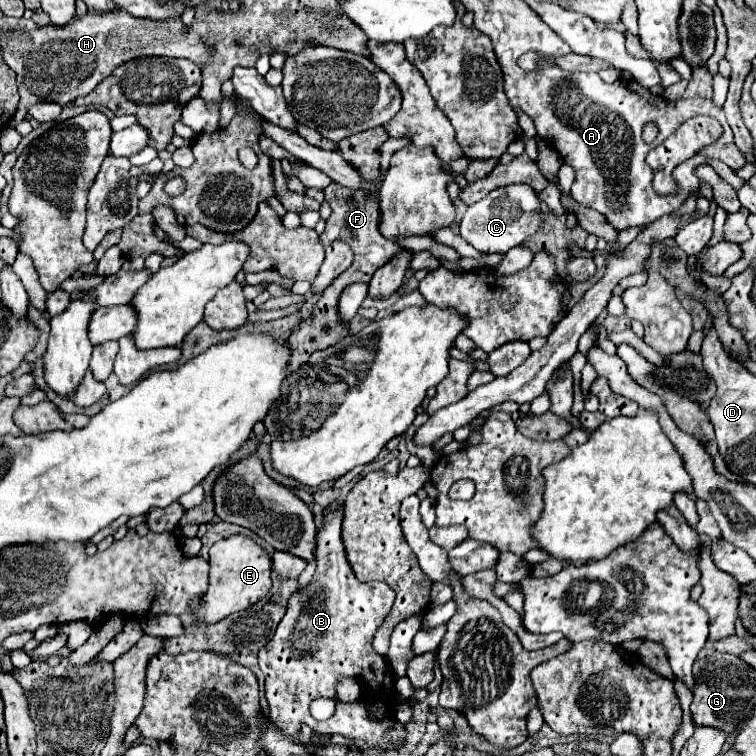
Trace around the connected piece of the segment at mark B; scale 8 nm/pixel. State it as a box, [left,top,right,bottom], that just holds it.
[258,501,404,749]

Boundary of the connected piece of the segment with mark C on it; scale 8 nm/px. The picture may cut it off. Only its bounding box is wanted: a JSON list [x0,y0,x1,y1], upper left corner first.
[460,183,546,253]

